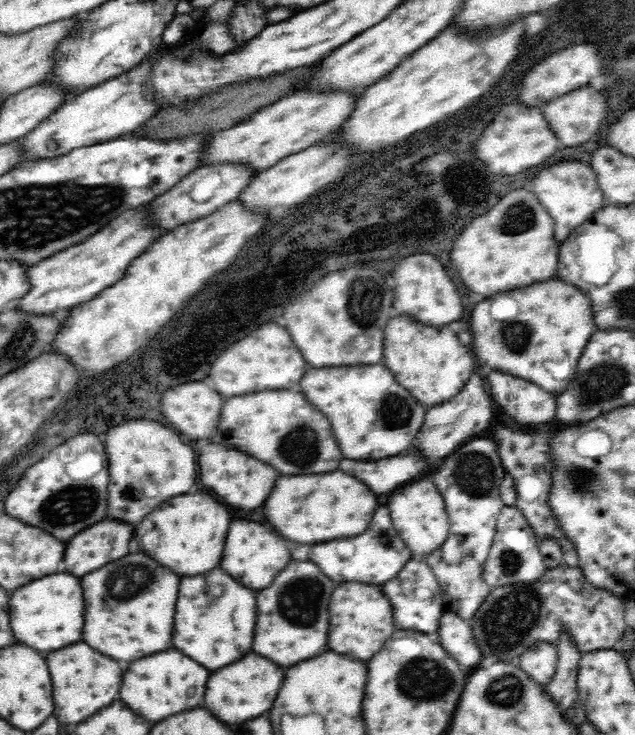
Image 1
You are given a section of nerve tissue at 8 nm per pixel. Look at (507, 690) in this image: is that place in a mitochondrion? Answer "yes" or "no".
yes

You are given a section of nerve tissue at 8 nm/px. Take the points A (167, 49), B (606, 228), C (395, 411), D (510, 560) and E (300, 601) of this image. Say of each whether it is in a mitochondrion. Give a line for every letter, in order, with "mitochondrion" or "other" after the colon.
A: other
B: other
C: mitochondrion
D: mitochondrion
E: mitochondrion

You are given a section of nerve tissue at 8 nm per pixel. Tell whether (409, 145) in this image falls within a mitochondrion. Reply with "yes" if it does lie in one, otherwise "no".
no

